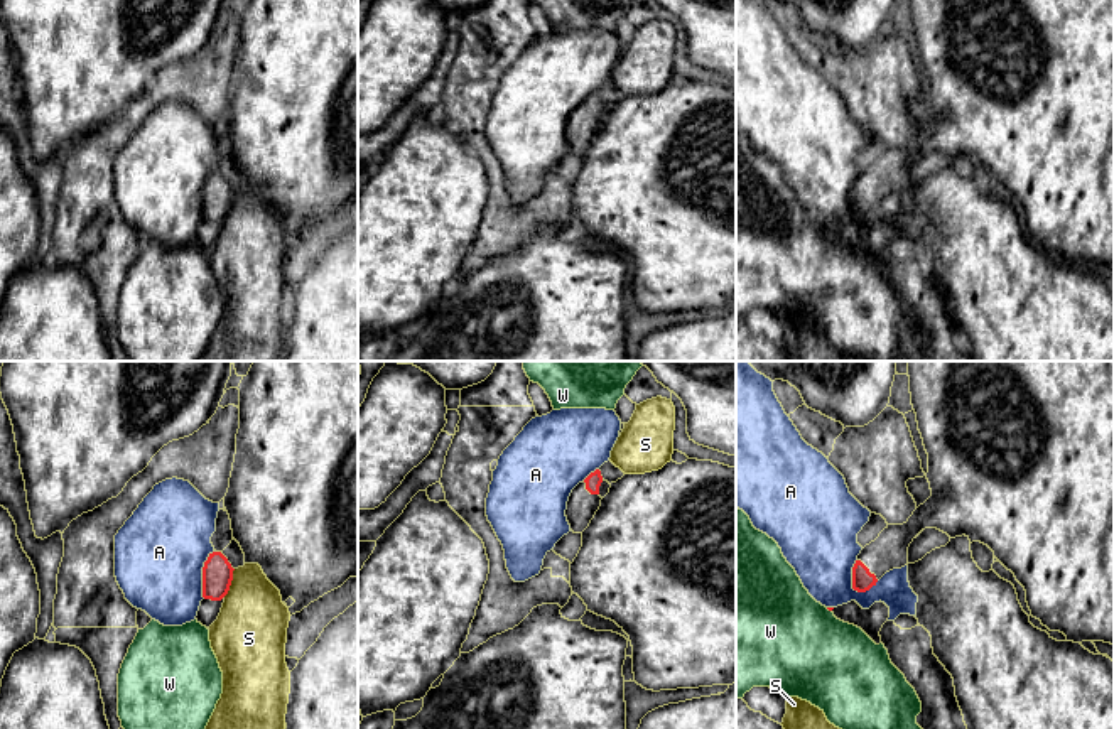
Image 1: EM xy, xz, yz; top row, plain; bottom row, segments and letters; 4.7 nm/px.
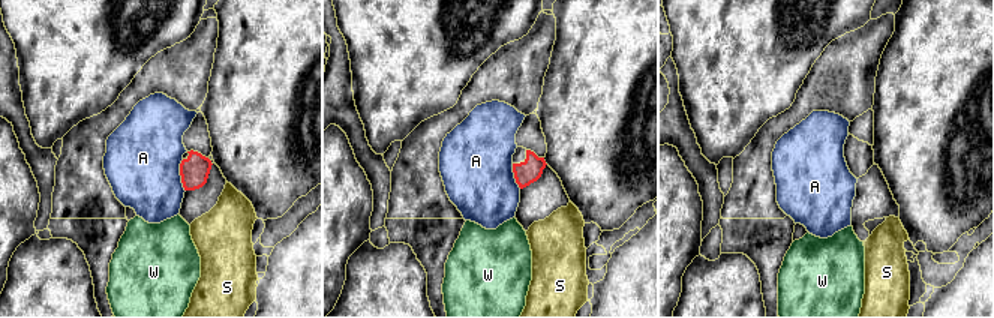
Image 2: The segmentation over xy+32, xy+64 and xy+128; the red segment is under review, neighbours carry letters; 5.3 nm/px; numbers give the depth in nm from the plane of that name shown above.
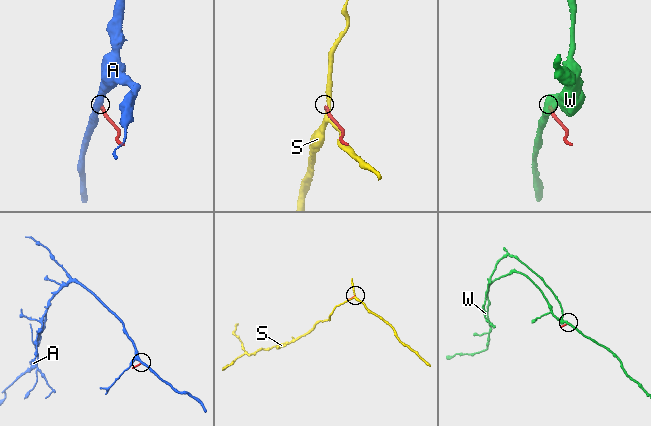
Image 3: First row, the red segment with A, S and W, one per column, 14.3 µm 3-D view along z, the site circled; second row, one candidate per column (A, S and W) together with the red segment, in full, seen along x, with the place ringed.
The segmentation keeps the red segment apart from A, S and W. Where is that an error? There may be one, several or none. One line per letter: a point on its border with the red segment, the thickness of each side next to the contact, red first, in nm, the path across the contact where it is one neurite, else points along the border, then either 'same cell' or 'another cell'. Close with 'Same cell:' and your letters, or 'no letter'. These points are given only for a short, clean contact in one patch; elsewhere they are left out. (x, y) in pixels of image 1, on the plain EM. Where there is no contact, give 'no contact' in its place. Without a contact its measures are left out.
A: yz (853, 201) | 100/360 nm | along yz (856, 181), (853, 210), (865, 215) | another cell
S: xy (230, 205) | 140/340 nm | another cell
W: yz (829, 232) | 20/460 nm | another cell
Same cell: no letter

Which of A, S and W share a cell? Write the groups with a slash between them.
A / S / W

